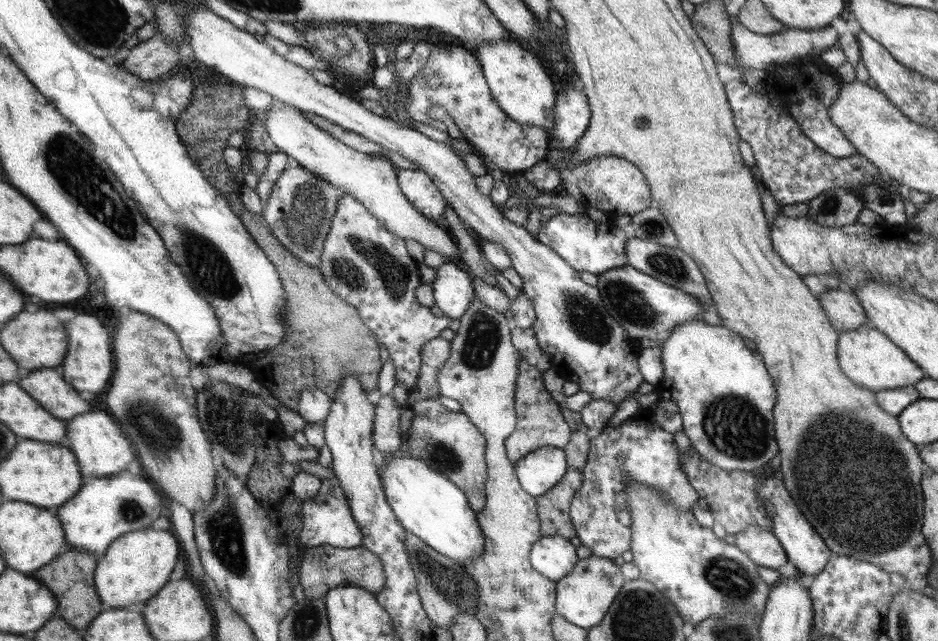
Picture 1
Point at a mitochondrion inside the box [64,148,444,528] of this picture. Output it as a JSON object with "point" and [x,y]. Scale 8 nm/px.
{"point":[363,261]}

